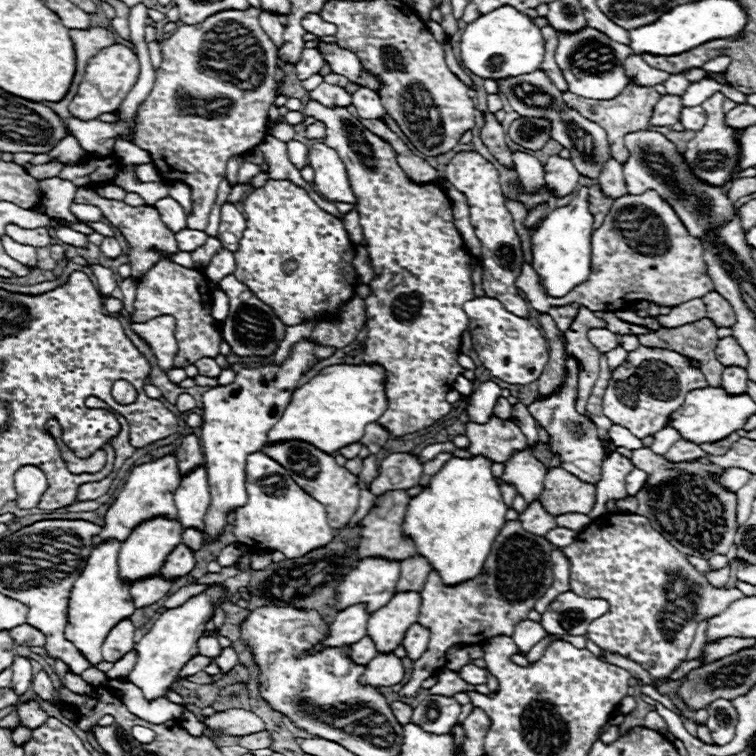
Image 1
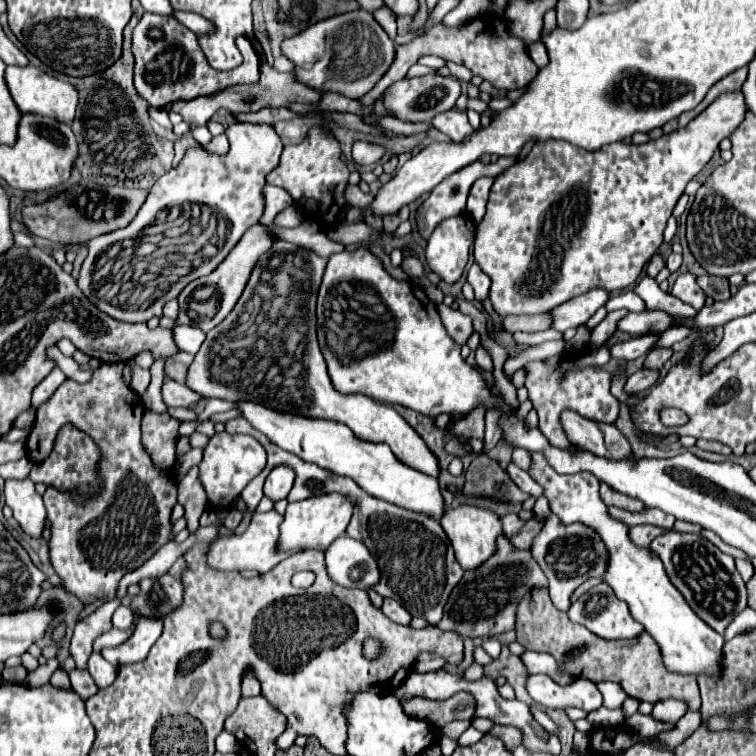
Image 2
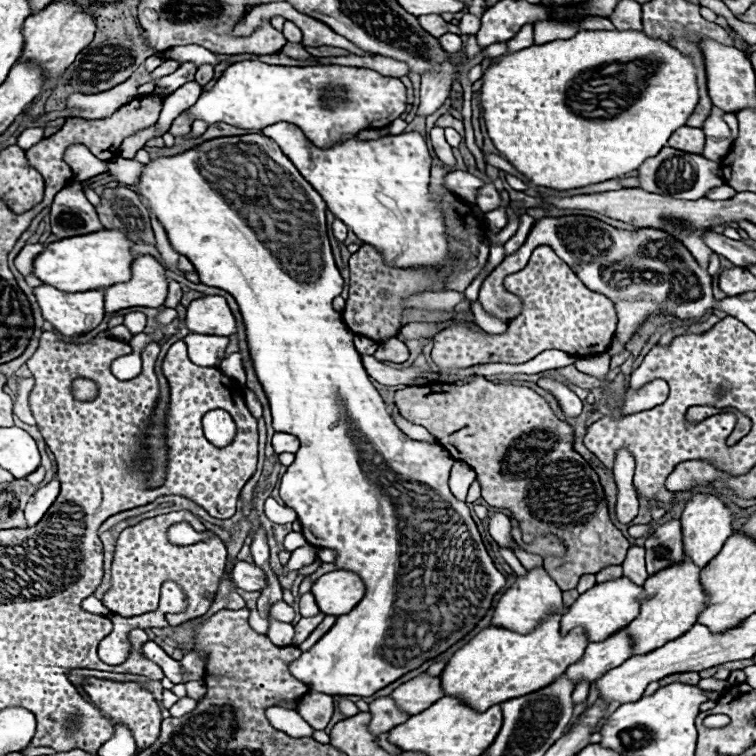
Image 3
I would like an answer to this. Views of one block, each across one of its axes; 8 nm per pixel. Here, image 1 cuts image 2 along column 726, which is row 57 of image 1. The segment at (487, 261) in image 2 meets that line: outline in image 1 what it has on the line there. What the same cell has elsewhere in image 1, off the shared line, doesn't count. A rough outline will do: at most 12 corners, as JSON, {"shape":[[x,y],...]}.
{"shape":[[132,48],[90,58],[68,110],[84,122],[114,112],[136,84]]}

